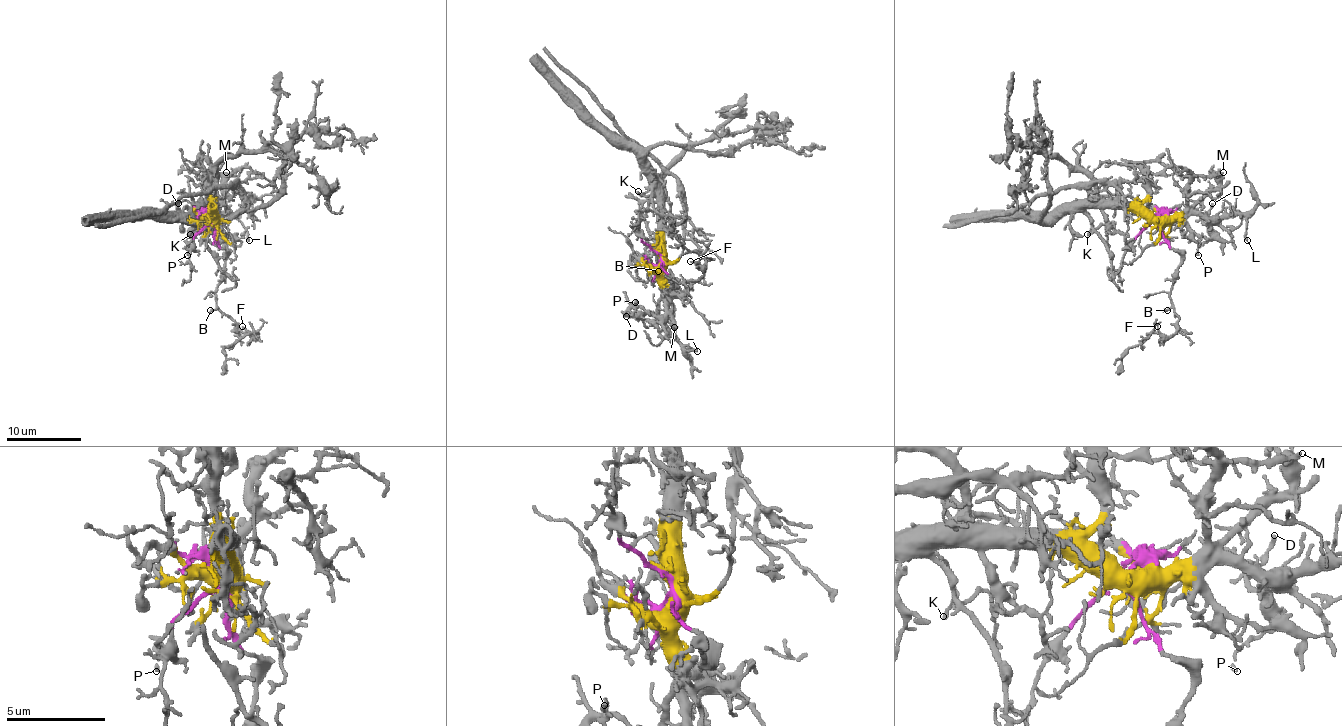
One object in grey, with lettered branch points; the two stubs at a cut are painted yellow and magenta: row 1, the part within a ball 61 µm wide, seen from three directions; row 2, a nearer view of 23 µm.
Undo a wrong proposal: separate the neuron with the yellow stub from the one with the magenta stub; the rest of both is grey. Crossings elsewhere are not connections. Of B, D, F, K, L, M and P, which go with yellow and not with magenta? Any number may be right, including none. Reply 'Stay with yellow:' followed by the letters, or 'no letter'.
Stay with yellow: D, K, L, M, P

